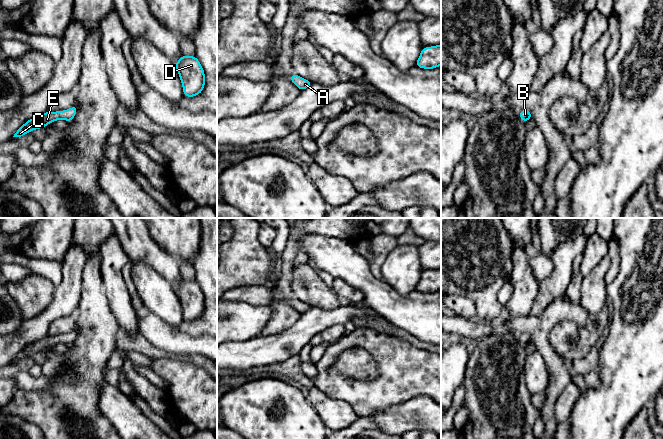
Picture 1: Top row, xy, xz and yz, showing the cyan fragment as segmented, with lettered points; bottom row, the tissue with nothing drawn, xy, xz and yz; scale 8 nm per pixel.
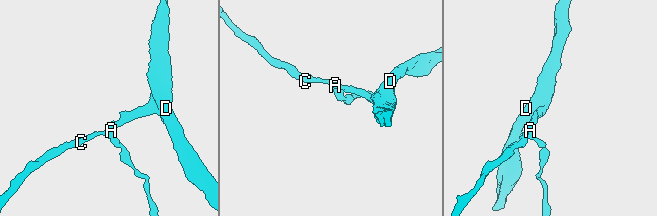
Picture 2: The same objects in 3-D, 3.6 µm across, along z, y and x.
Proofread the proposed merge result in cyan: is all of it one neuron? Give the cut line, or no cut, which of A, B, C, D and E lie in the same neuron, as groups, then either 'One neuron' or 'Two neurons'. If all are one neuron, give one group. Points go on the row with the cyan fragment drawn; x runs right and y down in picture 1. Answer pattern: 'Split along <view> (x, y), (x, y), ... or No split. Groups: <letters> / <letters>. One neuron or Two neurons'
No split. Groups: A B C D E. One neuron

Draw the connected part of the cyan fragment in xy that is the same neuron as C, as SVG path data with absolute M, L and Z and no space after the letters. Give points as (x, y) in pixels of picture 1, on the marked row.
M74 105L73 107L65 111L58 112L47 111L46 113L25 122L25 124L16 131L13 137L20 138L21 136L27 134L28 132L34 129L43 128L47 126L49 123L56 121L58 119L65 119L67 122L70 122L73 120L77 110L78 110L77 106Z

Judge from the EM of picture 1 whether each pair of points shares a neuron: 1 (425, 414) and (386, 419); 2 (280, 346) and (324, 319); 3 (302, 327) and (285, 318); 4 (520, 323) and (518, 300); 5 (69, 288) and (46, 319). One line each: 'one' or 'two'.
1: one
2: one
3: two
4: two
5: one

